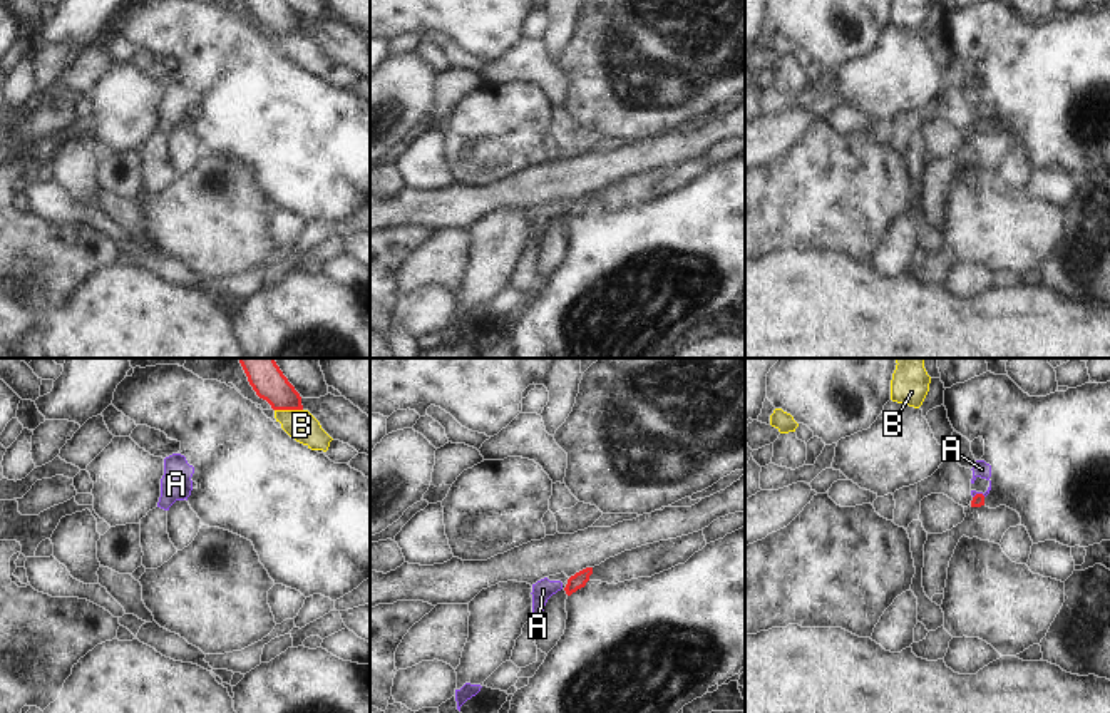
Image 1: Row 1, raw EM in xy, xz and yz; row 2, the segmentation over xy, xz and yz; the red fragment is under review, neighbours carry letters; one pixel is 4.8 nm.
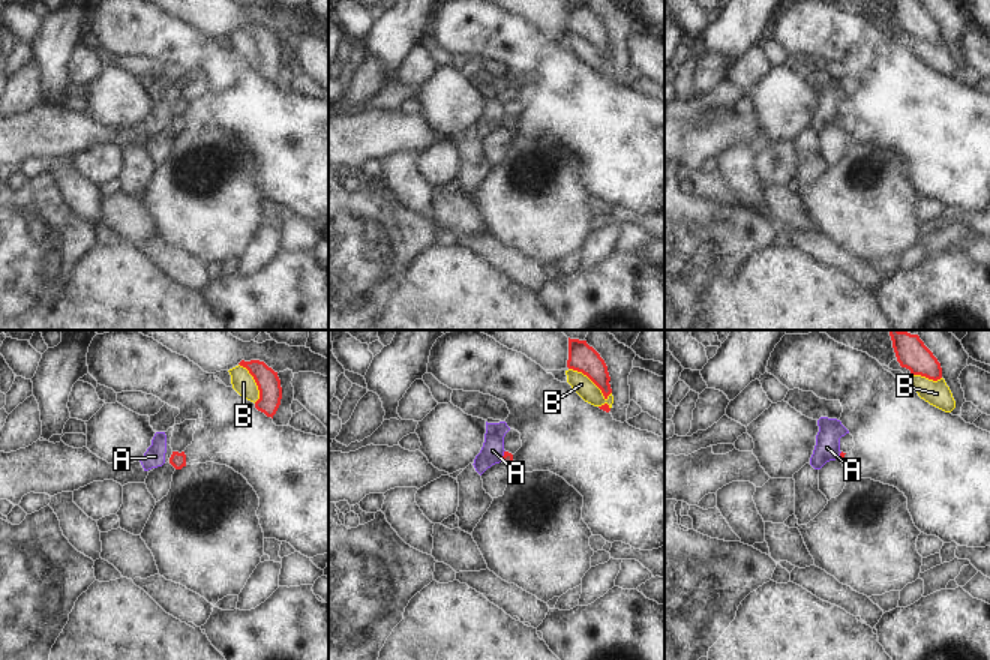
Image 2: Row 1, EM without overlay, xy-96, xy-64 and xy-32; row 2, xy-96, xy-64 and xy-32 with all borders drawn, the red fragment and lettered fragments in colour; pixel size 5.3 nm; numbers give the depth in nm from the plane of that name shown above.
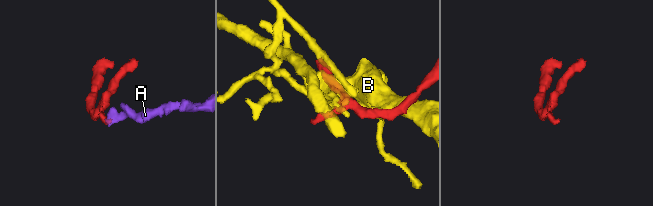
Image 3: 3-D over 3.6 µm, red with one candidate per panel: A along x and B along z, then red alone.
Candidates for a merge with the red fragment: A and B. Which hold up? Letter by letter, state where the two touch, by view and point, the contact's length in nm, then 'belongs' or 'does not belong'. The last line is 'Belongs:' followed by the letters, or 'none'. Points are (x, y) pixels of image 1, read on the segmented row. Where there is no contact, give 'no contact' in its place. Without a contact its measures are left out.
A: yz (978, 494) | 60 nm | does not belong
B: xy (288, 409) | 140 nm | does not belong
Belongs: none

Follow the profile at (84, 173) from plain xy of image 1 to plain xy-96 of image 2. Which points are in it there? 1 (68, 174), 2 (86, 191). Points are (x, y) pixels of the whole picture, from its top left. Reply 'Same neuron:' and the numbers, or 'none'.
Same neuron: 1, 2

